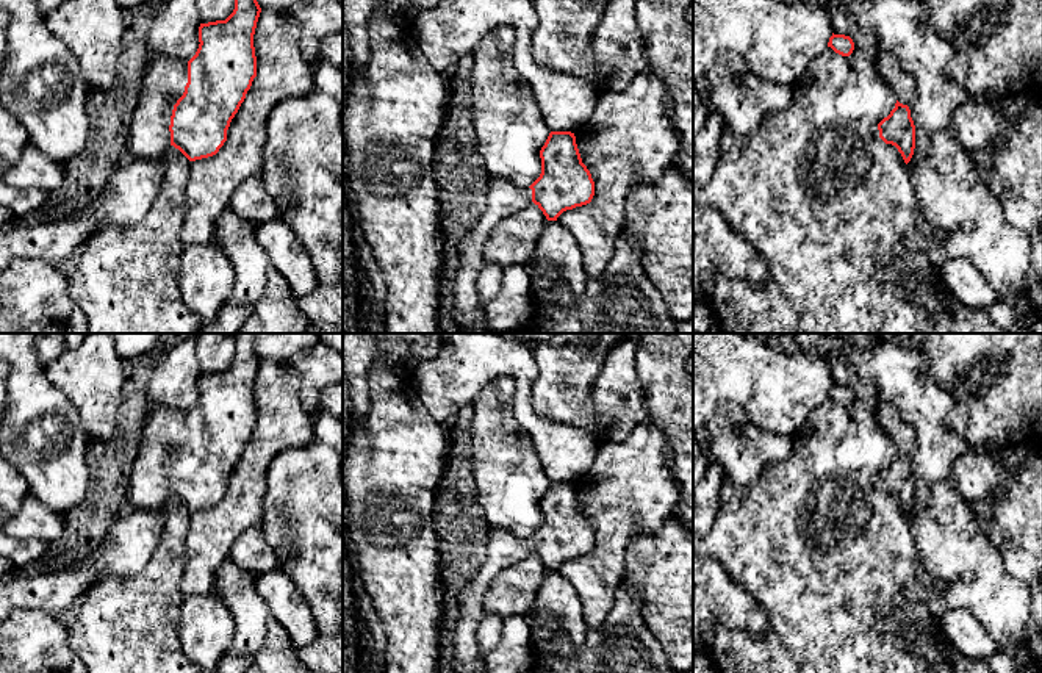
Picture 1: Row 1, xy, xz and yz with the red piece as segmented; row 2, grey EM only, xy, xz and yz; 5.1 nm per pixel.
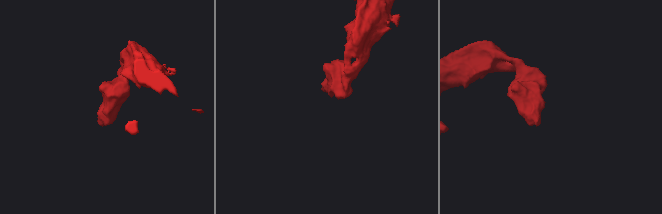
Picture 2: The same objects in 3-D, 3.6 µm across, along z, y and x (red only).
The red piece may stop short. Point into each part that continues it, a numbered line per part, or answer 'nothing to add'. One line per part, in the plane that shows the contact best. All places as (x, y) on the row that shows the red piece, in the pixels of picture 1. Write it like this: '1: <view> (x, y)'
1: xy (165, 79)

